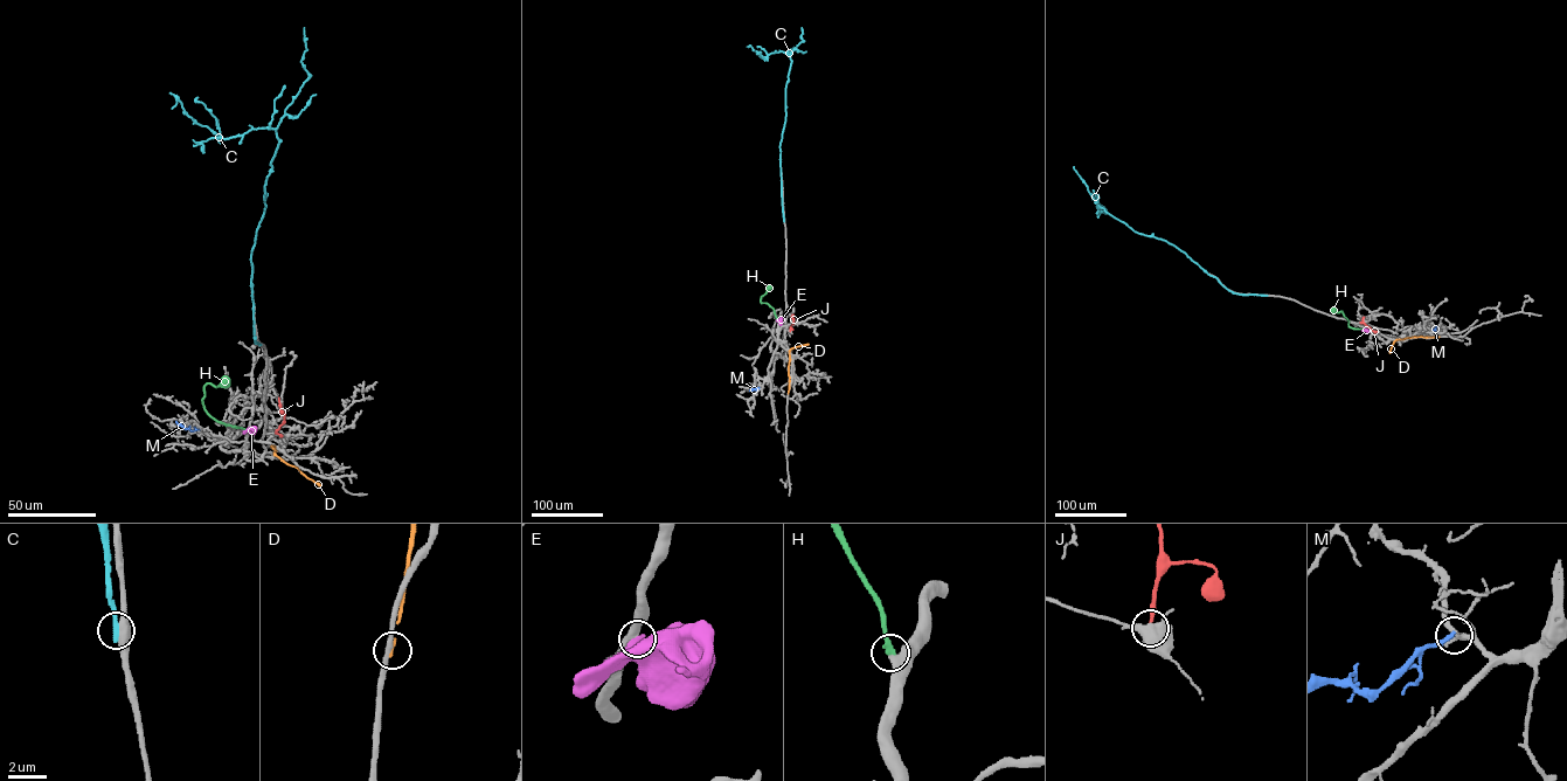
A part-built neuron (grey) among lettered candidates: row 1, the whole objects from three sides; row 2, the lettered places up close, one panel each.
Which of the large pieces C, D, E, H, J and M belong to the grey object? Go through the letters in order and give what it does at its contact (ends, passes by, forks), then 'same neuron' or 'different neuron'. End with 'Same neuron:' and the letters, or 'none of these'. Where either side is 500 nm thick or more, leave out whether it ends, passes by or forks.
C: different neuron
D: it ends; different neuron
E: different neuron
H: same neuron
J: it ends; different neuron
M: it ends; different neuron
Same neuron: H

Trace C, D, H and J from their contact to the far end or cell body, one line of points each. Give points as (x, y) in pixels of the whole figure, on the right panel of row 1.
C: (1267, 295), (1233, 292), (1176, 247), (1134, 232), (1103, 208), (1097, 207), (1099, 212), (1106, 213), (1091, 199)
D: (1439, 337), (1395, 339), (1389, 353)
H: (1367, 330), (1349, 326), (1343, 312), (1331, 309)
J: (1377, 331), (1363, 323), (1364, 317)

